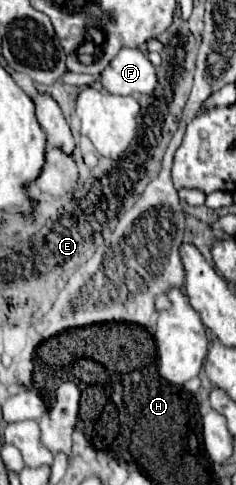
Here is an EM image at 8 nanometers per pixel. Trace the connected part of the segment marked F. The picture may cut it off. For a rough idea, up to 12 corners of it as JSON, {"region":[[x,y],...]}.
{"region":[[122,48],[102,72],[110,94],[152,94],[156,68]]}

